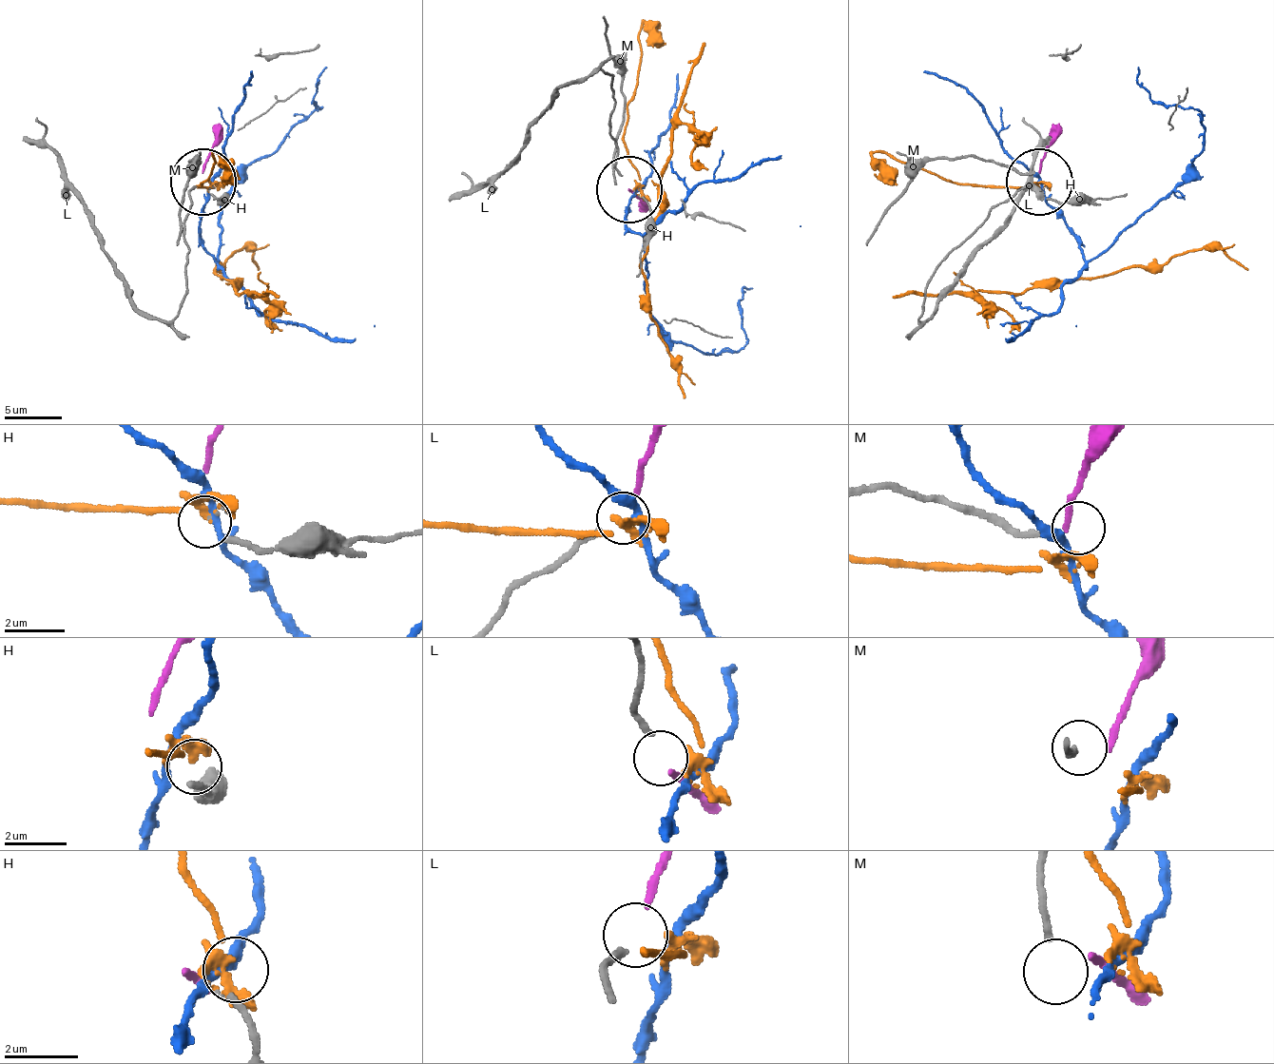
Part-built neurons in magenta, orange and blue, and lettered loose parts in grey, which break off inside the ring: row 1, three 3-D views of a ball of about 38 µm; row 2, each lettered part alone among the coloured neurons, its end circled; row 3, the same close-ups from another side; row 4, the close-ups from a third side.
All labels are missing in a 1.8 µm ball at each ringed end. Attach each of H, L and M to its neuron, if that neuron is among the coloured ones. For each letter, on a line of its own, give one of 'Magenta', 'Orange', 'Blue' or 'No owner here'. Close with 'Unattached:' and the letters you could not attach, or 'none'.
H: Orange
L: Magenta
M: No owner here
Unattached: M

